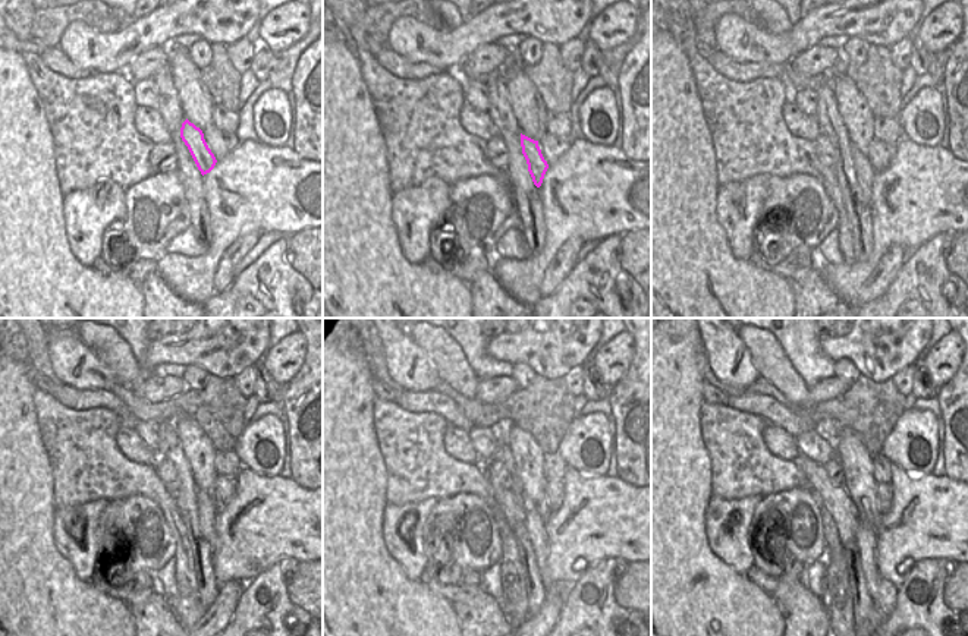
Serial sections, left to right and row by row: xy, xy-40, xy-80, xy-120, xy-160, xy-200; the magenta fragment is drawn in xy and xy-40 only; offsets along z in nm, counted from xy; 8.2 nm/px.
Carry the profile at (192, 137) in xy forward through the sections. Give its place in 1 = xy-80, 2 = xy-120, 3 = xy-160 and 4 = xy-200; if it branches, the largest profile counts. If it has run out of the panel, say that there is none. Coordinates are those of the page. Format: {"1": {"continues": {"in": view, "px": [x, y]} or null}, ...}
{"1": {"continues": {"in": "xy-80", "px": [864, 172]}}, "2": {"continues": {"in": "xy-120", "px": [207, 510]}}, "3": {"continues": {"in": "xy-160", "px": [536, 525]}}, "4": {"continues": {"in": "xy-200", "px": [883, 592]}}}

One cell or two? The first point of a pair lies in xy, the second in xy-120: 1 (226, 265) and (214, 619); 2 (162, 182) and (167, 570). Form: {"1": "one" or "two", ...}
{"1": "one", "2": "two"}

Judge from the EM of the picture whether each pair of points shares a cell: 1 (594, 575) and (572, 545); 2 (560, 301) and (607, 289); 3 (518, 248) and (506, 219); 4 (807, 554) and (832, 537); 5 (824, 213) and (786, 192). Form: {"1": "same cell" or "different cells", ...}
{"1": "different cells", "2": "same cell", "3": "different cells", "4": "different cells", "5": "same cell"}

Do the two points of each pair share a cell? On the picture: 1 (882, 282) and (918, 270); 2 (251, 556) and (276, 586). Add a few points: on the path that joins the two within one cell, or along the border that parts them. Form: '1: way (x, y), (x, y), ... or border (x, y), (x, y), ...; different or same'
1: border (912, 251), (889, 287), (870, 301); different
2: border (296, 561), (280, 559), (242, 582); different

